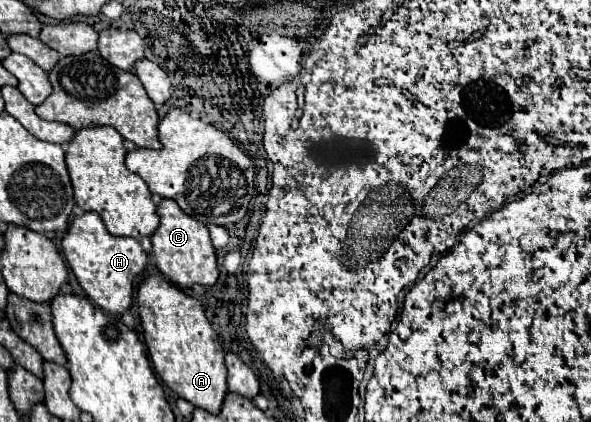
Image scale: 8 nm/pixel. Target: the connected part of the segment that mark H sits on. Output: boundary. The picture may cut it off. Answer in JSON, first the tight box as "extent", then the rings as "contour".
{"extent":[62,212,148,316],"contour":[[[84,212],[70,222],[70,228],[62,238],[62,252],[88,298],[106,314],[120,316],[132,308],[134,280],[148,266],[148,254],[138,240],[112,236],[96,212]]]}

